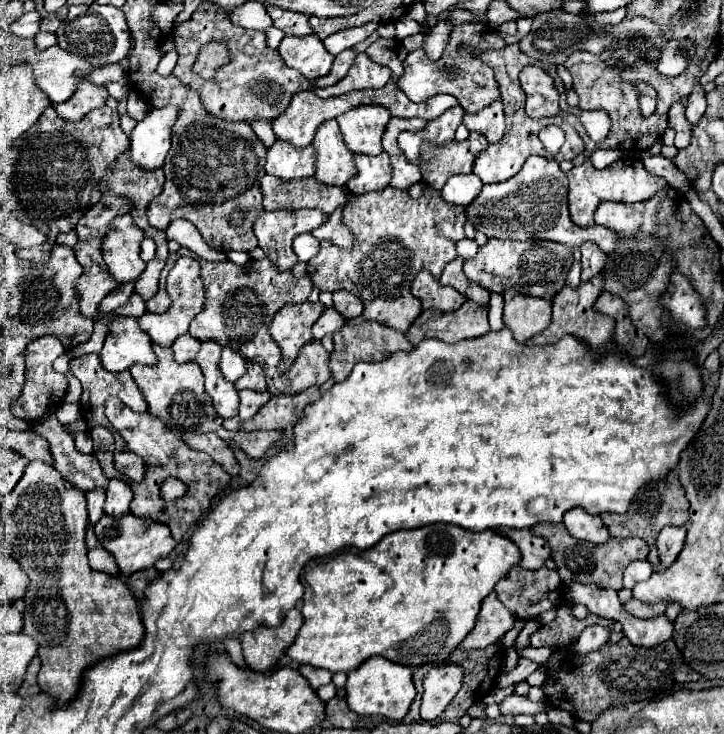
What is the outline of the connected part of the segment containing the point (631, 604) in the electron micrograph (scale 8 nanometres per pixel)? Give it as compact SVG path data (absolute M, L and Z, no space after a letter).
M631 598L627 604L625 604L625 610L637 618L655 618L659 614L665 612L667 608L667 600L661 600L661 602L655 602L655 604L647 604L647 602L641 602L641 600L635 600Z

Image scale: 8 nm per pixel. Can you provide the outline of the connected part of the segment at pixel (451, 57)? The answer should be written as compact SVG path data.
M461 24L461 26L453 28L445 54L437 62L429 60L423 50L409 52L409 56L403 62L405 74L397 82L399 88L413 102L423 102L437 94L451 94L459 100L459 104L463 106L465 112L483 110L487 104L491 104L499 98L499 84L495 82L493 70L489 70L489 66L485 66L481 60L475 60L469 52L459 48L461 44L473 44L475 40L477 40L477 24Z

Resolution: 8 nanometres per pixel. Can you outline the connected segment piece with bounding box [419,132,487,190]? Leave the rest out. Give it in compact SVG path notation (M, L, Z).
M471 132L465 142L451 140L447 144L423 150L419 162L419 168L423 172L423 182L435 190L441 190L449 176L471 174L475 156L485 148L487 148L485 136Z

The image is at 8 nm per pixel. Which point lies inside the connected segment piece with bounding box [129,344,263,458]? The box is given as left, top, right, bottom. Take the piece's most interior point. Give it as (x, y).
(174, 392)

